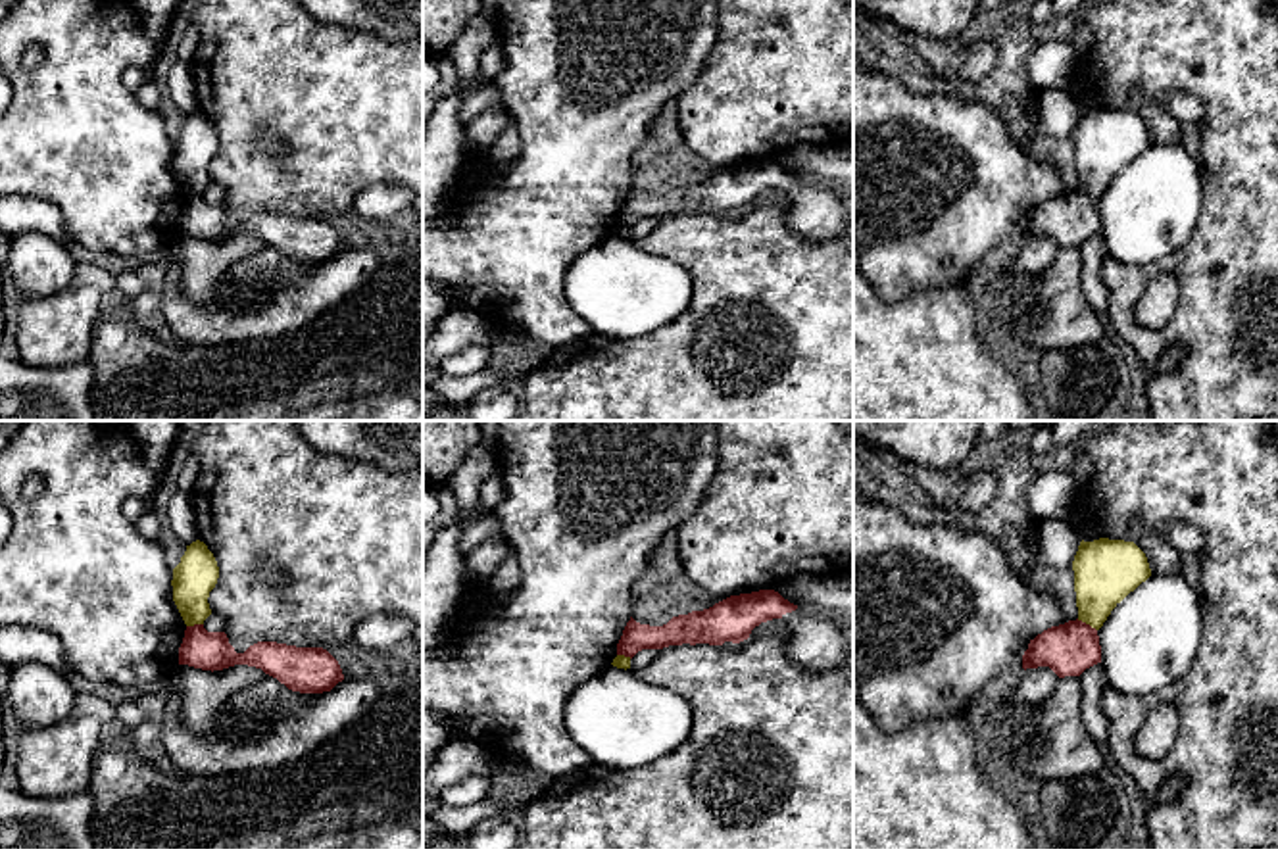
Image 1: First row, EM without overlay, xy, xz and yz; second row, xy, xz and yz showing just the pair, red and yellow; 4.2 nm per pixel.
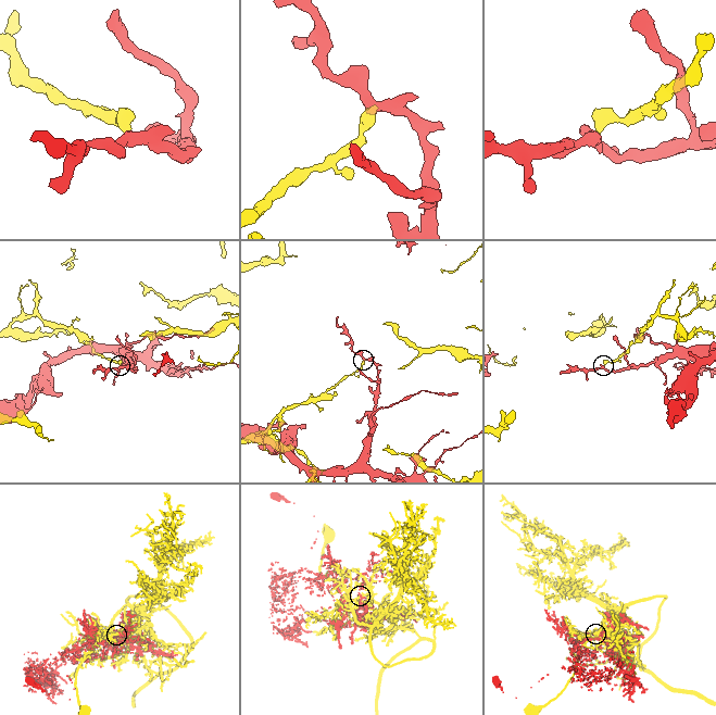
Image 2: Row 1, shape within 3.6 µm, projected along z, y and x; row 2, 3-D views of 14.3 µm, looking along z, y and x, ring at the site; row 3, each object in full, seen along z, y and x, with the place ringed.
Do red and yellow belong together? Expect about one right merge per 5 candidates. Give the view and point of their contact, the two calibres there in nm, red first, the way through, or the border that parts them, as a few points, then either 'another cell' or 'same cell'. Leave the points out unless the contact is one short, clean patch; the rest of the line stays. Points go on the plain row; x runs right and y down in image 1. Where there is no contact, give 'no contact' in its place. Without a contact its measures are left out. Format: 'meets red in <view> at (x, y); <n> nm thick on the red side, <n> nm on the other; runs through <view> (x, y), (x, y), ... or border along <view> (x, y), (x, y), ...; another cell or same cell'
meets red in yz at (1084, 193); 220 nm thick on the red side, 280 nm on the other; border along yz (1077, 189), (1096, 200); another cell

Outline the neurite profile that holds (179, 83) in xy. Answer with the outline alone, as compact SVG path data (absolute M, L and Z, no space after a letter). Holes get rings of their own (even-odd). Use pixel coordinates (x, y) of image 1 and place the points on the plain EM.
M177 60L173 63L167 77L167 94L184 115L198 109L190 61Z

